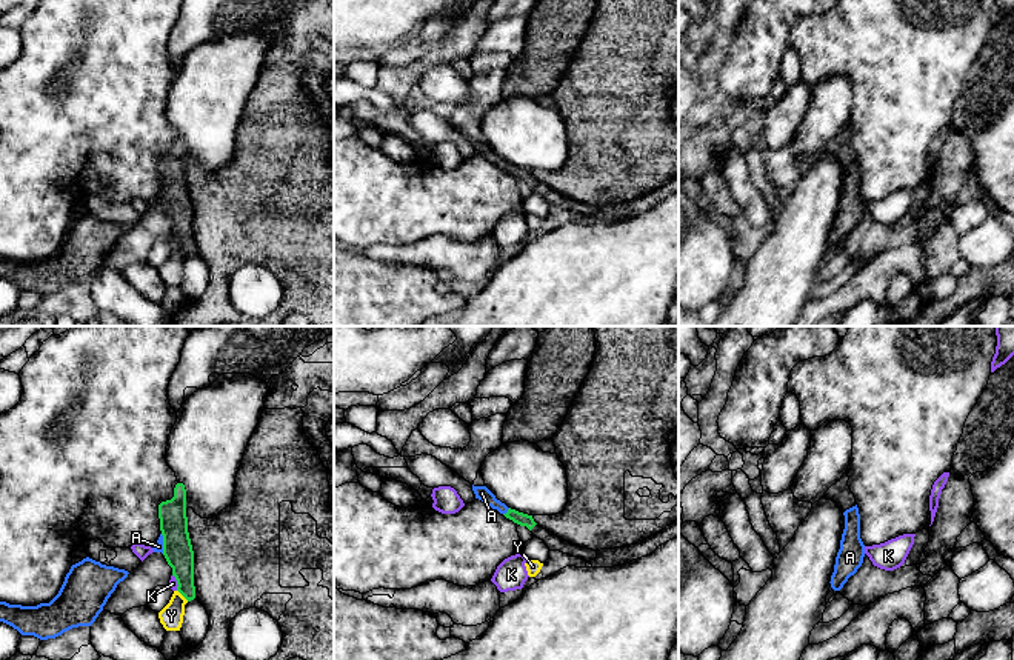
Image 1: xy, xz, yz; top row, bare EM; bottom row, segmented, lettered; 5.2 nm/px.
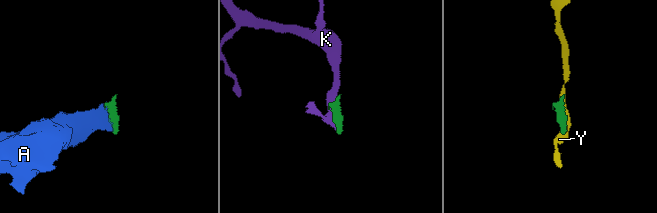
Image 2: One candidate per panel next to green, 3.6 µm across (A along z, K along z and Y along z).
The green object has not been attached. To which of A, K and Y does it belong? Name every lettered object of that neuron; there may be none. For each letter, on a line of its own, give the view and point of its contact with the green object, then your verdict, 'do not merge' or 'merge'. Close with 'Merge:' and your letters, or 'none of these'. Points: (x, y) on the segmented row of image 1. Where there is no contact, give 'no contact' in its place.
A: meets green in xz at (508, 511); merge
K: meets green in xy at (177, 582); do not merge
Y: meets green in xy at (183, 596); do not merge
Merge: A

